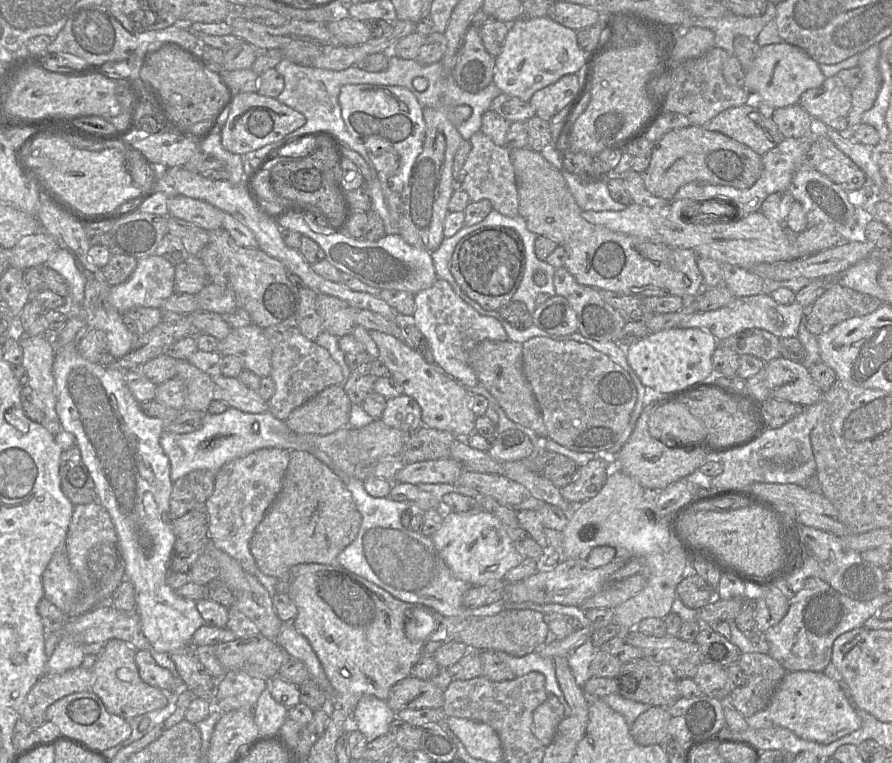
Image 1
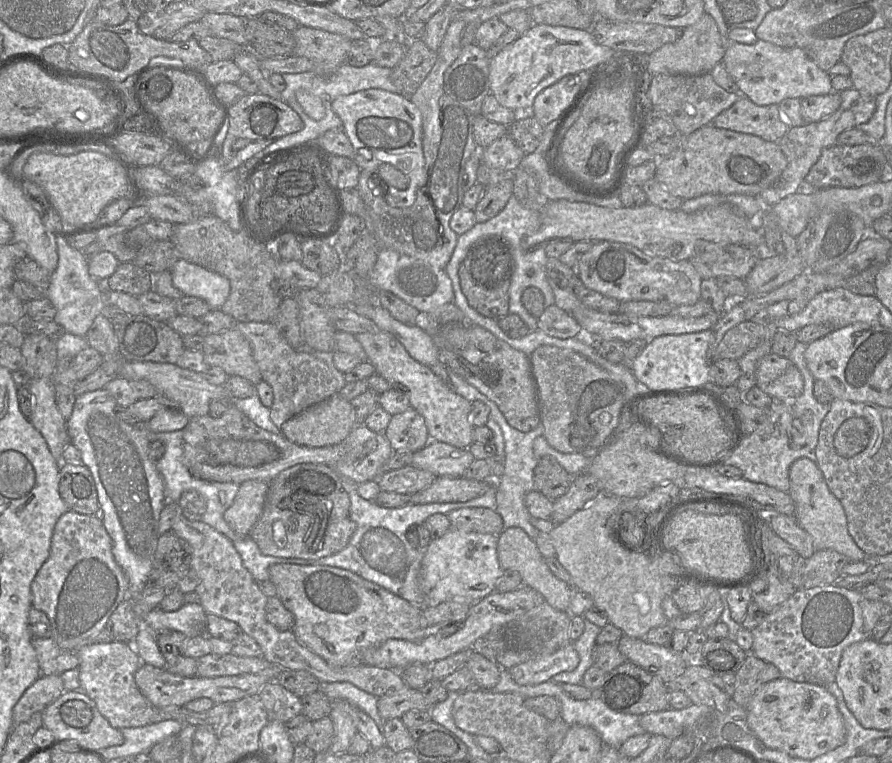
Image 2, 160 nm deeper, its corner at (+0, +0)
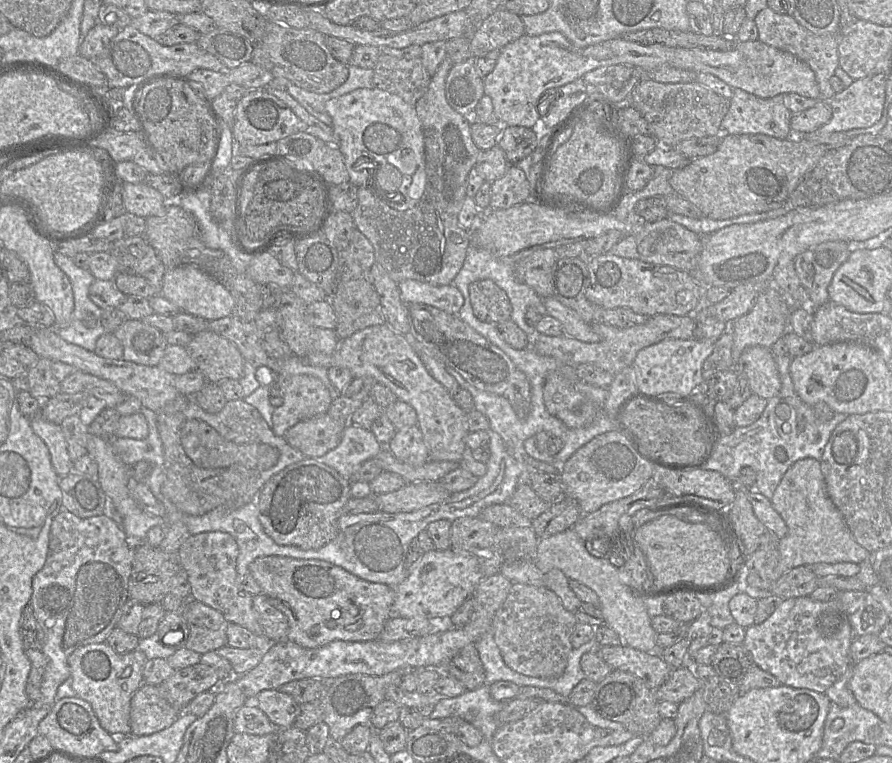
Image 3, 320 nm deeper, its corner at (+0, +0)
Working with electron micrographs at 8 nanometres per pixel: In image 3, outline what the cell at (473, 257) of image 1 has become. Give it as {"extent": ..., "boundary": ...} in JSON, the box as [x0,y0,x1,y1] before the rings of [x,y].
{"extent":[469,279,512,325],"boundary":[[[490,279],[472,282],[469,299],[474,315],[482,322],[496,325],[511,319],[512,307],[507,294]]]}

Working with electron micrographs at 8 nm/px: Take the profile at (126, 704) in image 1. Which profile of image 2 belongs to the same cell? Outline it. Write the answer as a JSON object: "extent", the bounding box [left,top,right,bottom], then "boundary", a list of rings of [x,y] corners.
{"extent":[77,641,232,729],"boundary":[[[120,641],[99,642],[84,645],[77,650],[79,657],[80,689],[97,705],[100,713],[117,729],[141,727],[164,720],[177,720],[183,725],[223,728],[229,721],[232,703],[215,703],[204,712],[193,712],[184,706],[169,705],[157,707],[153,705],[139,690],[135,682],[135,673],[142,661],[133,643]]]}

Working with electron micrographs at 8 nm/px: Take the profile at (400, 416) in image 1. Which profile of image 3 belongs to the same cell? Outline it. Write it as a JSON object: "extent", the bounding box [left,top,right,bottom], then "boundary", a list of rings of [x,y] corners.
{"extent":[386,425,429,466],"boundary":[[[418,425],[397,430],[386,448],[400,461],[421,466],[429,460],[429,453]]]}

